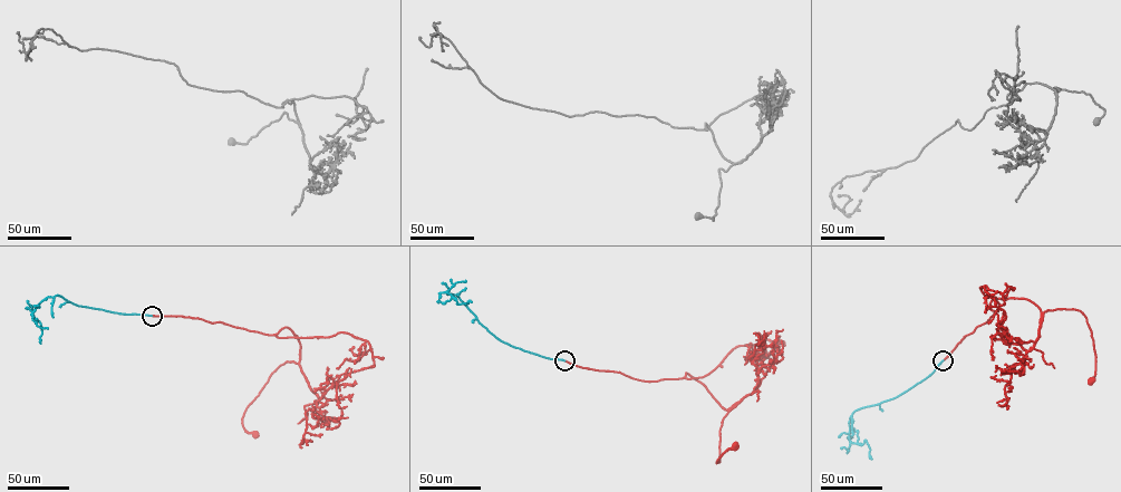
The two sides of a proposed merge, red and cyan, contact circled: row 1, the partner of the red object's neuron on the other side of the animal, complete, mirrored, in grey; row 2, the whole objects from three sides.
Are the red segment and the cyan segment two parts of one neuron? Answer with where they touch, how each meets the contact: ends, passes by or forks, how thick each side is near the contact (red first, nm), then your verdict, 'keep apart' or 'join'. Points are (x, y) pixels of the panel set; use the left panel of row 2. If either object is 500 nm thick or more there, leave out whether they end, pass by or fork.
place (152, 316); red ends; cyan ends; calibres 240 and 240 nm; join

